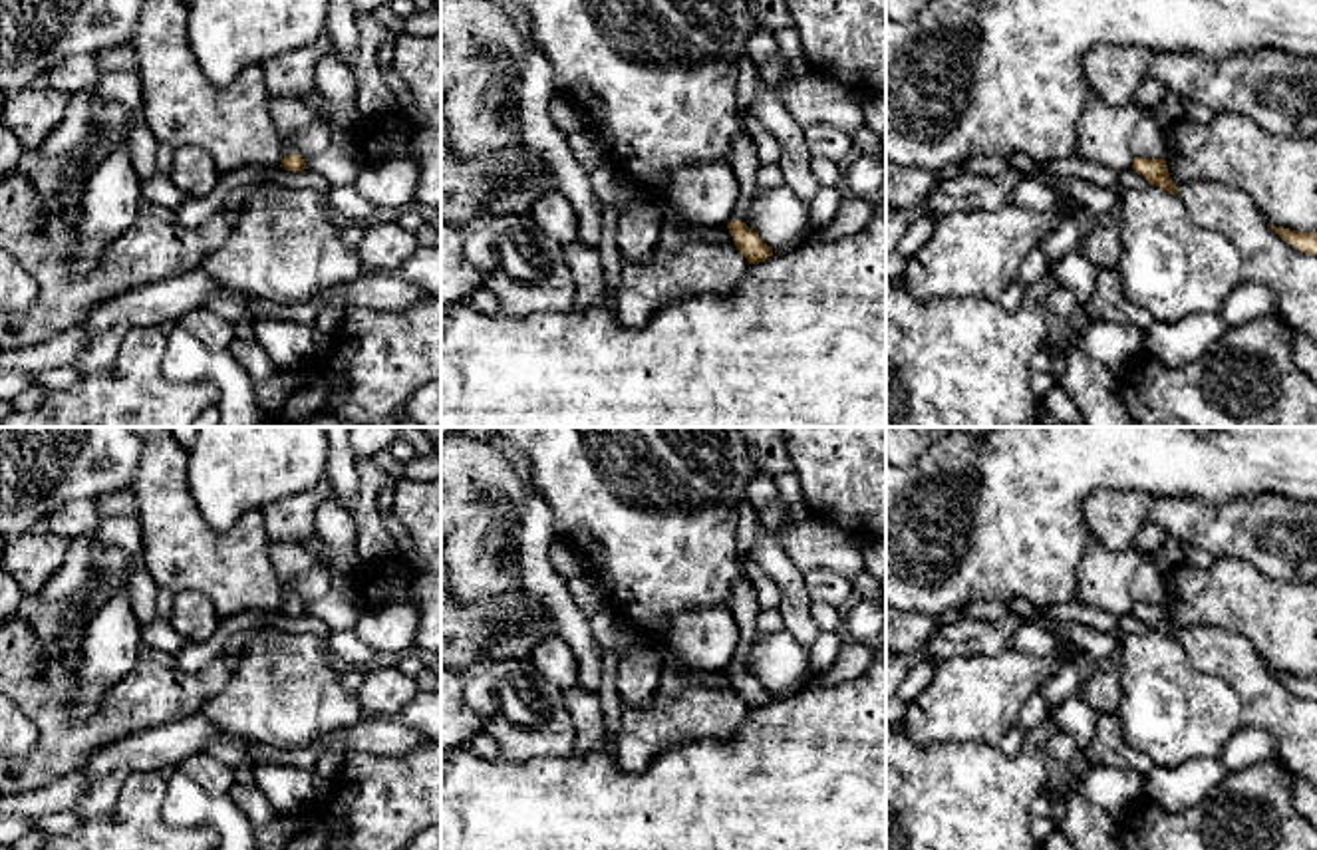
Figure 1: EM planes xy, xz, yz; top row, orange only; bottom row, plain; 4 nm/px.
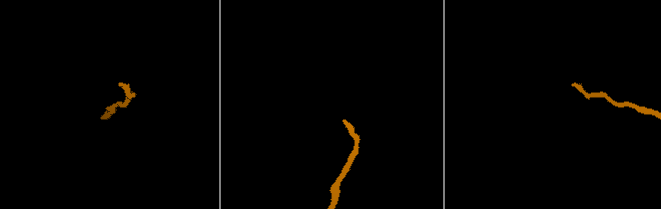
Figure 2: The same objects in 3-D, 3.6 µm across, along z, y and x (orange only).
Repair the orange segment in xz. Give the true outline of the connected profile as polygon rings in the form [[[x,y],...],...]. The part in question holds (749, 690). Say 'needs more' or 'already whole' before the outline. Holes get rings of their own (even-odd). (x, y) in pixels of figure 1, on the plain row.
already whole | [[[731,663],[727,673],[737,695],[747,703],[749,709],[759,709],[773,701],[773,695],[745,667]]]

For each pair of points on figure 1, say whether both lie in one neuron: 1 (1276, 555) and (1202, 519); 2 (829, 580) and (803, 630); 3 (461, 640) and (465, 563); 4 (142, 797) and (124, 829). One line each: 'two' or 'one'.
1: one
2: two
3: two
4: one

